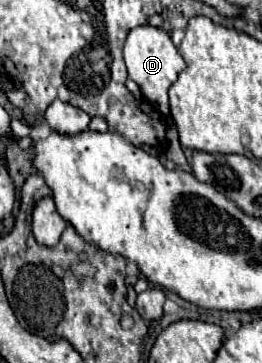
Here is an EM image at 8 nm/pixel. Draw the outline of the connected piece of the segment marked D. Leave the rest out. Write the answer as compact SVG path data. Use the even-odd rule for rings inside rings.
M151 25L135 27L129 33L127 41L125 41L125 65L129 69L129 77L141 87L143 95L147 97L147 101L161 115L169 115L169 97L167 97L167 91L175 83L177 75L185 69L185 61L179 55L177 47L173 45L169 33L165 33L163 29L151 27Z

